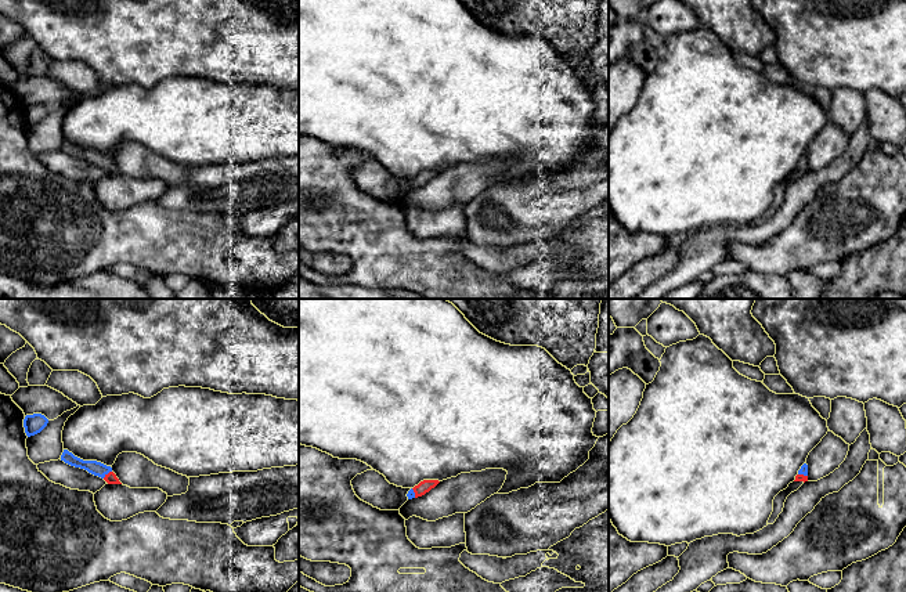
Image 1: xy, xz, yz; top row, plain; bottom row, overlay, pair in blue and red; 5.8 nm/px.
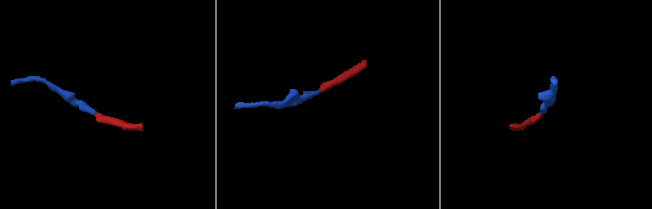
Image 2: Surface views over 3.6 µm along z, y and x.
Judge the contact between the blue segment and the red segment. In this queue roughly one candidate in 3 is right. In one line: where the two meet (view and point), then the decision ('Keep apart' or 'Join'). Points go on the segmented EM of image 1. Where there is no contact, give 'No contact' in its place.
Touches blue at xy (107, 473). Join

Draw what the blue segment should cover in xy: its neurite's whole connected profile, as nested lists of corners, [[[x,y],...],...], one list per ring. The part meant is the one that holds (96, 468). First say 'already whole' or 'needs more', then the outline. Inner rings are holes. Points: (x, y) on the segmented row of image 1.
needs more; [[[64,450],[64,452],[61,455],[61,461],[64,461],[65,463],[68,463],[71,466],[84,469],[89,473],[104,479],[108,484],[122,484],[119,481],[119,479],[116,477],[116,474],[112,472],[112,468],[107,466],[107,465],[104,465],[101,462],[83,461],[83,459],[75,456],[68,450]]]

